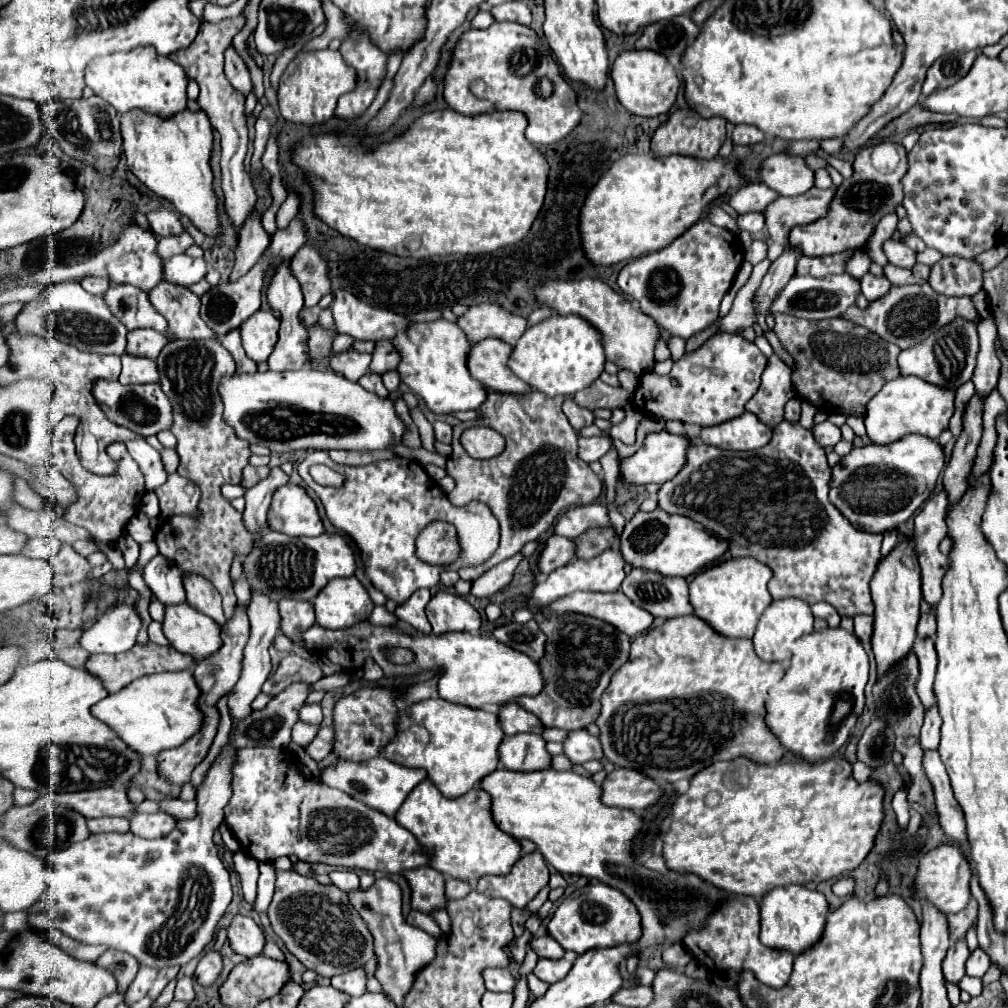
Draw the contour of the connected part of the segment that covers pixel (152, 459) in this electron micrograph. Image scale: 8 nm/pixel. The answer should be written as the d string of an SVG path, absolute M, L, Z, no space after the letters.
M130 440L126 442L128 452L138 462L140 472L146 478L146 490L156 490L164 480L168 480L168 472L162 466L160 452L156 452L146 440Z

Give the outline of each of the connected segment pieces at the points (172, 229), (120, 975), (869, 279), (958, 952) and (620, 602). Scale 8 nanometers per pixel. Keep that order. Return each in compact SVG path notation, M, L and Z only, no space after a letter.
M160 206L156 212L148 212L148 222L158 236L182 232L182 224L180 224L178 216L168 206Z
M114 948L106 950L104 956L100 956L96 960L96 964L98 966L102 964L102 968L114 972L114 976L118 980L118 990L122 990L122 992L128 988L128 984L134 980L136 972L140 968L140 964L136 962L134 956L128 956L126 952L120 952L120 950L114 950Z
M866 274L866 276L862 276L860 282L862 282L862 294L864 294L866 300L870 300L870 302L880 300L880 296L886 296L886 294L890 292L890 288L892 288L892 284L888 282L886 276L876 278L876 276L872 276L872 274Z
M956 942L950 950L948 950L948 954L946 954L946 958L944 958L944 962L942 962L942 972L944 972L944 978L948 980L948 982L952 982L952 984L956 984L958 986L958 982L964 978L964 964L966 964L966 960L968 960L968 956L970 956L970 952L968 952L968 946L966 946L966 942Z
M620 590L612 594L576 592L546 606L546 616L564 614L564 612L576 612L576 614L600 618L612 624L614 628L618 628L620 632L628 634L630 638L648 630L654 620L652 614L634 606Z

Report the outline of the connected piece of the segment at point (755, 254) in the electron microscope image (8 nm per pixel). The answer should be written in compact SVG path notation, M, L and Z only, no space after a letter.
M754 240L752 246L746 250L746 262L750 262L752 266L756 266L764 258L766 258L766 244L760 242L760 240Z

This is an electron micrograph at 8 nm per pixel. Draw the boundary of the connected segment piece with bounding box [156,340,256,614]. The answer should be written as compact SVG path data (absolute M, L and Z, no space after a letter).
M174 340L164 346L158 356L160 386L172 402L174 424L170 432L176 436L176 452L180 456L178 474L192 480L202 490L200 518L174 516L166 520L156 532L156 544L162 556L172 560L186 572L198 572L214 584L222 594L222 608L226 614L234 614L236 596L230 580L230 566L234 556L244 556L252 550L252 532L244 526L242 514L226 500L220 488L228 482L238 484L248 458L252 456L250 444L240 440L228 424L224 424L224 404L220 400L220 380L226 374L234 374L234 360L230 352L218 340Z

